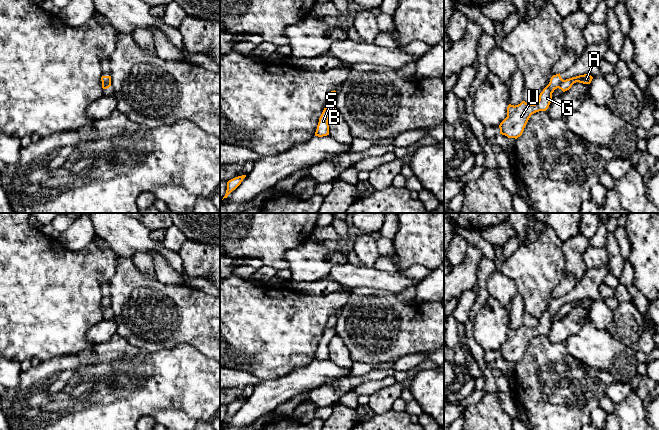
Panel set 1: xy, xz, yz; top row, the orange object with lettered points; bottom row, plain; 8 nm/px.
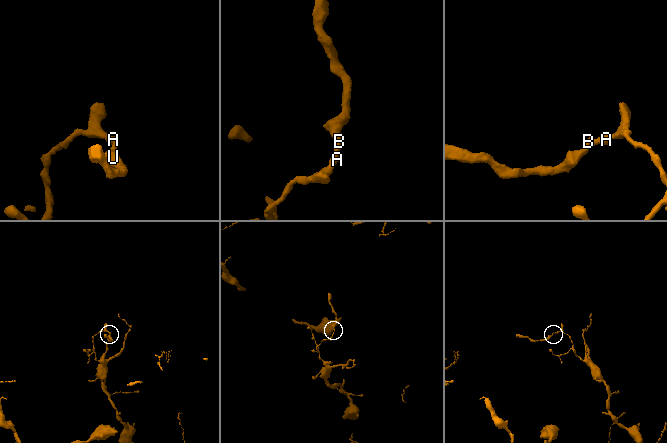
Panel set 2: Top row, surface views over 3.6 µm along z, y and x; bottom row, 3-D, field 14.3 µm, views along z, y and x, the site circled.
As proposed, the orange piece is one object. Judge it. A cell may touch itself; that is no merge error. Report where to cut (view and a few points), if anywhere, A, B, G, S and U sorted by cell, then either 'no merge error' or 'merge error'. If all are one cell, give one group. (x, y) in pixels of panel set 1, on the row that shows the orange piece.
yz (562, 79), (557, 87) | A S / B G U | merge error

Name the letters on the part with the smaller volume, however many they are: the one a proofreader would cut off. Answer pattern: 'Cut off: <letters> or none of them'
Cut off: B, G, U

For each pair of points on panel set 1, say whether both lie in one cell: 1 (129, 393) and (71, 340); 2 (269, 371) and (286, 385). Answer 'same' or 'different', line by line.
1: different
2: different

